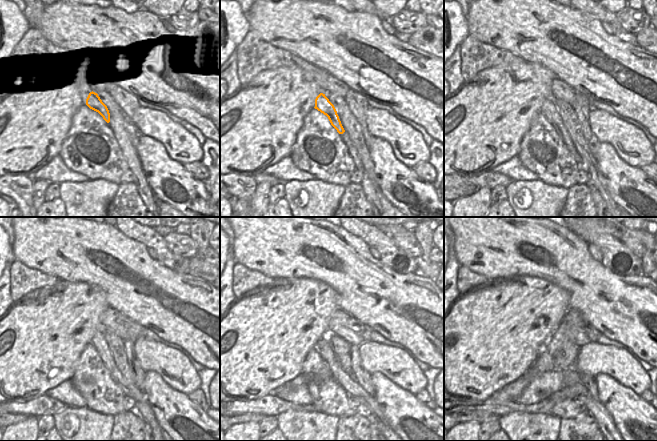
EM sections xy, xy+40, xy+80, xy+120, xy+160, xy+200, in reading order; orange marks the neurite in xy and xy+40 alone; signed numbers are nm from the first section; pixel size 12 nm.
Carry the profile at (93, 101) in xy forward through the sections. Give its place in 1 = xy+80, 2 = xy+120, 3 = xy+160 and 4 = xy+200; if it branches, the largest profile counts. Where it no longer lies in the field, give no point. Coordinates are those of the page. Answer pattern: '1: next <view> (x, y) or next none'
1: next xy+80 (548, 109)
2: next xy+120 (129, 389)
3: next xy+160 (324, 346)
4: next xy+200 (603, 418)

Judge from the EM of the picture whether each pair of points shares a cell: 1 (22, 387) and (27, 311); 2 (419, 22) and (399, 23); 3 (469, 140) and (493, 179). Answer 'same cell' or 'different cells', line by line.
1: same cell
2: same cell
3: different cells

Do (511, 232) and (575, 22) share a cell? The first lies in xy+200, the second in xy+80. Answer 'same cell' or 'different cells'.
same cell

